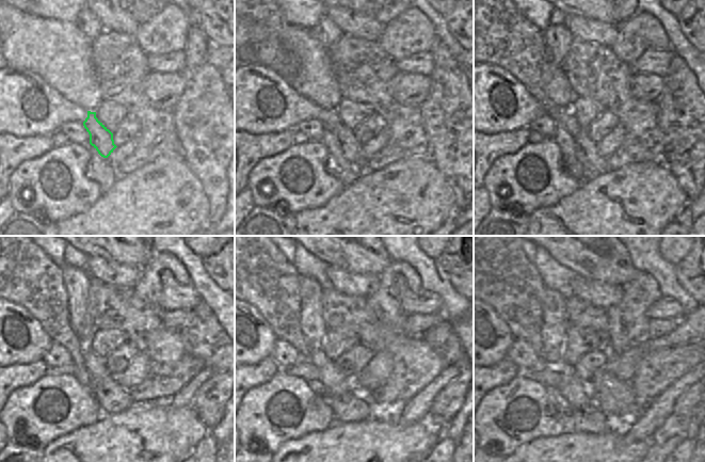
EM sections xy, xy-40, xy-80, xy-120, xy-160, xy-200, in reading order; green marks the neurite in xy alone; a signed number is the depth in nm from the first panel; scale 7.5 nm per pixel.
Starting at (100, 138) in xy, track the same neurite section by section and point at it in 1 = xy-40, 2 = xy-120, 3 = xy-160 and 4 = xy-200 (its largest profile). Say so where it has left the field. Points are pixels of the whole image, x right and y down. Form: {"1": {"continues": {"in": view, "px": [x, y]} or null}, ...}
{"1": {"continues": {"in": "xy-40", "px": [350, 147]}}, "2": {"continues": {"in": "xy-120", "px": [111, 399]}}, "3": {"continues": {"in": "xy-160", "px": [355, 405]}}, "4": {"continues": {"in": "xy-200", "px": [590, 418]}}}

